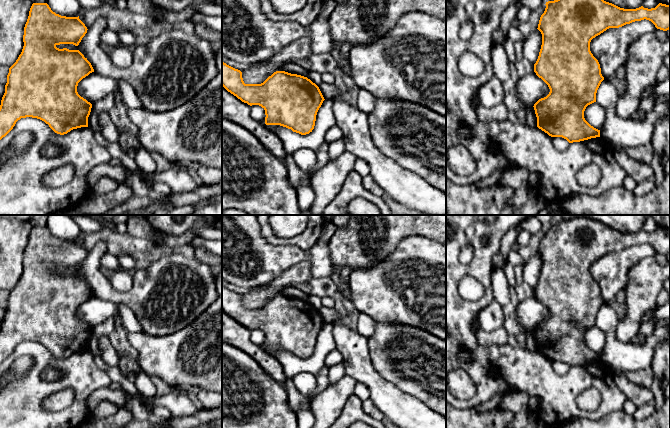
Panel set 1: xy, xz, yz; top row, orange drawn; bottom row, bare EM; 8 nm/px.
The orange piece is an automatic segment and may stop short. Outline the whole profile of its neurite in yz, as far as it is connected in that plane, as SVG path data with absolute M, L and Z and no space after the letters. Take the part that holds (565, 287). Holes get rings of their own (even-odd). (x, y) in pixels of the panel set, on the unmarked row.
M575 217L570 220L546 226L546 232L541 239L538 254L542 258L542 269L538 283L534 288L534 296L549 311L549 318L534 328L537 341L537 351L551 361L562 361L569 367L580 366L600 361L600 354L591 350L584 342L586 331L596 326L596 317L604 304L598 284L590 275L590 266L609 252L619 252L635 245L649 244L657 253L667 255L670 253L670 229L659 227L655 232L636 233L620 232L602 222L590 218Z

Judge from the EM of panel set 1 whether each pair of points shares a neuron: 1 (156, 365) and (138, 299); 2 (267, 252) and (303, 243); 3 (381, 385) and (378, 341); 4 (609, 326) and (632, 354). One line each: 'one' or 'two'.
1: two
2: two
3: two
4: one

